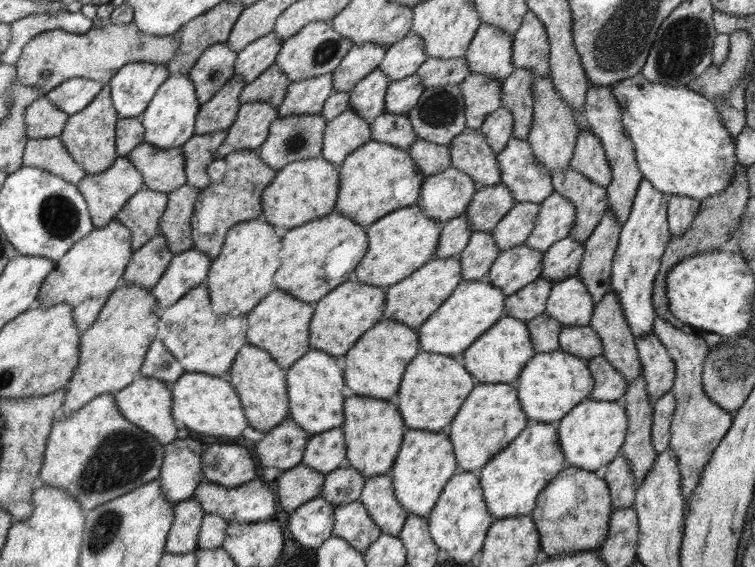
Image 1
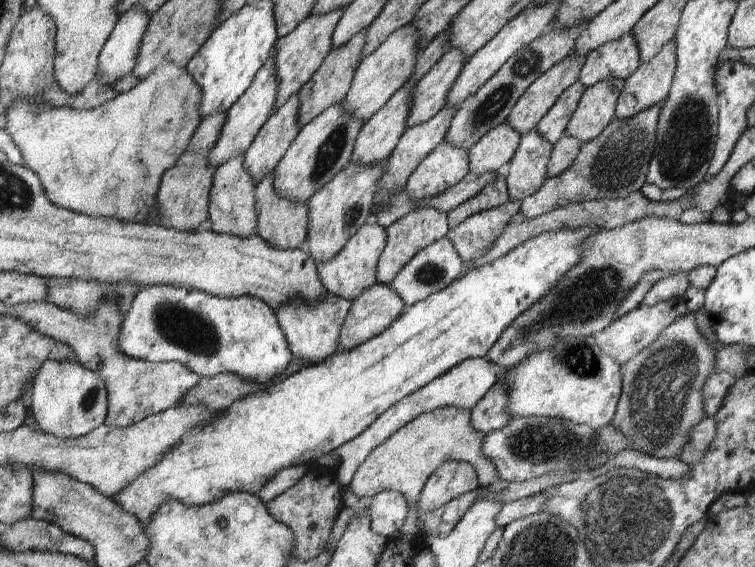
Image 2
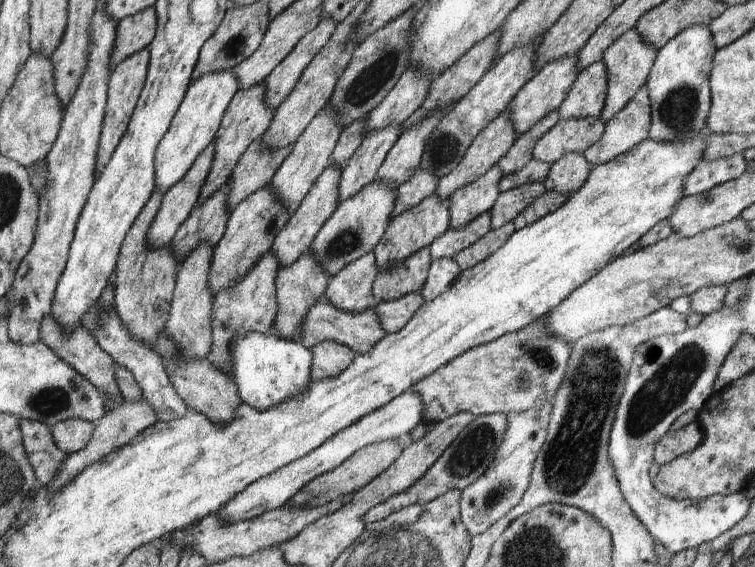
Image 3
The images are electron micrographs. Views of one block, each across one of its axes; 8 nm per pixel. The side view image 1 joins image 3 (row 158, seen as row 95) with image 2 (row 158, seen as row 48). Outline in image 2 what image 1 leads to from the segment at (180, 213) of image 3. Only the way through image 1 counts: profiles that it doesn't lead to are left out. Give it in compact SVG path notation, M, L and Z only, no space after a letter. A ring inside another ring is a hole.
M274 53L265 60L264 66L256 73L252 84L248 90L238 99L227 112L222 131L220 131L218 140L207 154L207 161L214 169L222 166L231 158L238 156L239 153L245 153L252 144L254 137L262 128L262 125L272 114L271 110L277 100L277 77L276 70L273 68L275 61Z

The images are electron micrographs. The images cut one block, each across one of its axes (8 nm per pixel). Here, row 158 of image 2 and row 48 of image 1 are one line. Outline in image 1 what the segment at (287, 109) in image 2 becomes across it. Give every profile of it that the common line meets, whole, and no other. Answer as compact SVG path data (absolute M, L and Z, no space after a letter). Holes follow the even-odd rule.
M274 31L254 42L247 44L237 52L234 73L242 77L246 85L252 83L258 76L276 62L276 56L281 51L284 40L277 37Z

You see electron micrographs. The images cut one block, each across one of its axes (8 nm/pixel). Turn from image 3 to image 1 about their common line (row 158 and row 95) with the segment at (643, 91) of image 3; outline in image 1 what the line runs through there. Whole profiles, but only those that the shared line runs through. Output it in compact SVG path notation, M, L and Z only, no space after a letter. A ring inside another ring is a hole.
M591 85L586 92L586 99L584 99L584 111L582 117L583 122L586 123L592 133L602 141L606 158L612 169L612 180L610 184L605 187L609 199L609 208L614 211L617 222L624 224L629 217L634 198L638 190L638 185L643 179L642 173L639 171L634 152L634 143L630 141L624 125L621 121L622 107L620 103L614 99L612 93L612 85Z

